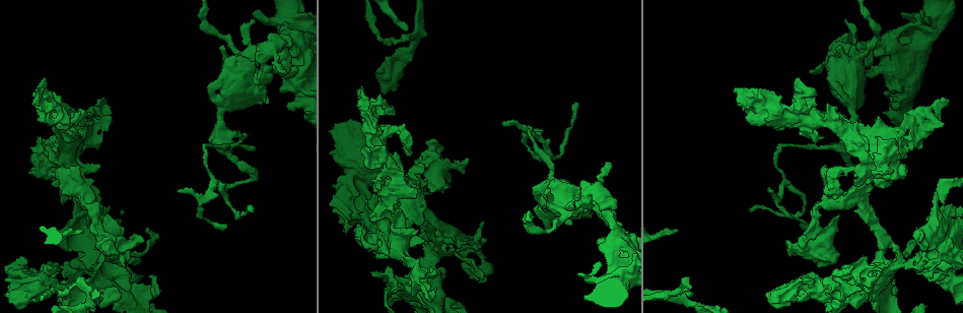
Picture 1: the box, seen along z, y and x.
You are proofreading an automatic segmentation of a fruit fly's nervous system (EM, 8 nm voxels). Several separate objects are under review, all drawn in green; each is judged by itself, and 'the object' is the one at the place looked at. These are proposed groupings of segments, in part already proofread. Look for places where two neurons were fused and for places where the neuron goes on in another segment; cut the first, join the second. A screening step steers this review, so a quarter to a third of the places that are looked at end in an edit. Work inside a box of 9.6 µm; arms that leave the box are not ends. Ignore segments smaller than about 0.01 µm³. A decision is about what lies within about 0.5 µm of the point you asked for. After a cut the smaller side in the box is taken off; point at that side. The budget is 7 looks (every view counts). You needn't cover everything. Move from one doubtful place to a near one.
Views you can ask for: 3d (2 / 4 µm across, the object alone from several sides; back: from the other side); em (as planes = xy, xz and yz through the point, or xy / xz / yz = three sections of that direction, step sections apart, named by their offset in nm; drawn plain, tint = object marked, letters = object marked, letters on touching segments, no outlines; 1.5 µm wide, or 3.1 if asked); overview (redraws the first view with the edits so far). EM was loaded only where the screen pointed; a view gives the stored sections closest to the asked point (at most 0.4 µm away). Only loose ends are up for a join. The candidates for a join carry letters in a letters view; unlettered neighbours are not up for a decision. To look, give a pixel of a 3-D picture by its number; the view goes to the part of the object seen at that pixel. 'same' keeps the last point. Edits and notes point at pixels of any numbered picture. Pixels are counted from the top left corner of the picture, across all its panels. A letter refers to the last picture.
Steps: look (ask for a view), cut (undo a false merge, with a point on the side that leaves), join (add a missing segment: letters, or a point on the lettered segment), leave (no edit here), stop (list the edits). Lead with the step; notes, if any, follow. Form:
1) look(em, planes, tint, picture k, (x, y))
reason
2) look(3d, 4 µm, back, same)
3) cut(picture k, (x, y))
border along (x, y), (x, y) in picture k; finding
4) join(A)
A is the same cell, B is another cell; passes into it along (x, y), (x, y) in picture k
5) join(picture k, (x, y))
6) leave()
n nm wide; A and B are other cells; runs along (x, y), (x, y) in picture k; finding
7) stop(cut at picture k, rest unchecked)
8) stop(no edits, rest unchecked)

look(em, 3.1 µm, planes, letters, picture 1, (289, 105))

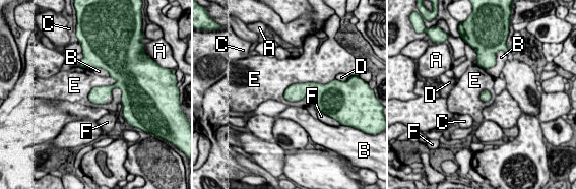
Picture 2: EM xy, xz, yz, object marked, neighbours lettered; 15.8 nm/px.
leave()
A, B, C, D, E and F are other cells; runs along (93, 64), (119, 79), (123, 100) in picture 2; no lettered segment goes on from it

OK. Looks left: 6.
look(3d, 4 µm, picture 1, (207, 92))
thick end

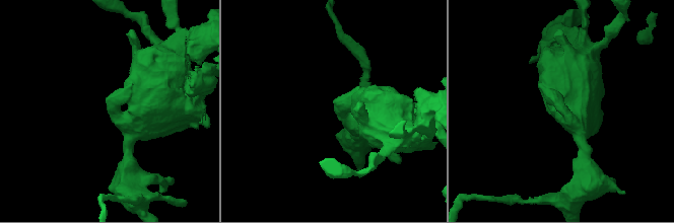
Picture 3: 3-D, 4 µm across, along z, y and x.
look(em, xy, step 8, tint, picture 3, (107, 108))

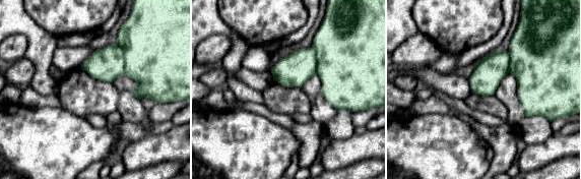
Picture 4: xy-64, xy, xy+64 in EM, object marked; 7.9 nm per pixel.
look(em, planes, letters, same)
cut it another way

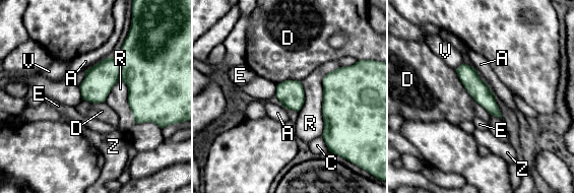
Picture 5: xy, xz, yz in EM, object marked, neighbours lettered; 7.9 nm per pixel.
leave()
A, C, D, E, R, V and Z are other cells; no lettered segment goes on from it

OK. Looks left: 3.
look(3d, 2 µm, picture 1, (232, 184))

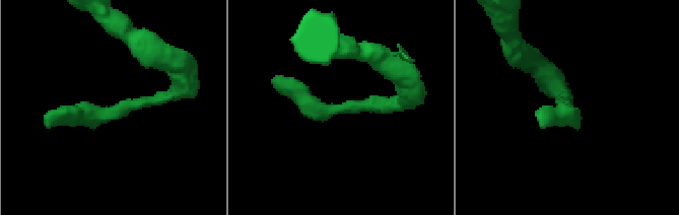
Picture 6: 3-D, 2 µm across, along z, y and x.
look(em, planes, plain, picture 6, (565, 107))
now the EM

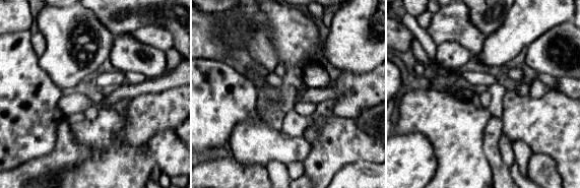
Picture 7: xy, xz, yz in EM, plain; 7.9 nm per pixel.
look(em, planes, letters, same)
see the neighbours

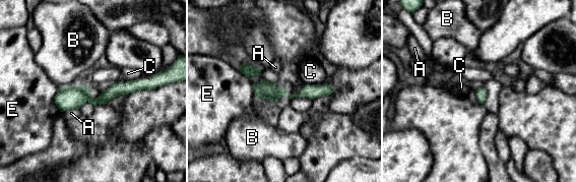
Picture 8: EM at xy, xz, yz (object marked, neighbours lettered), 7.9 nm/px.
leave()
A, B, C and E are other cells; runs along (132, 85), (99, 101), (57, 101) in picture 8; all the same neuron

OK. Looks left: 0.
stop(no edits, rest unchecked)

